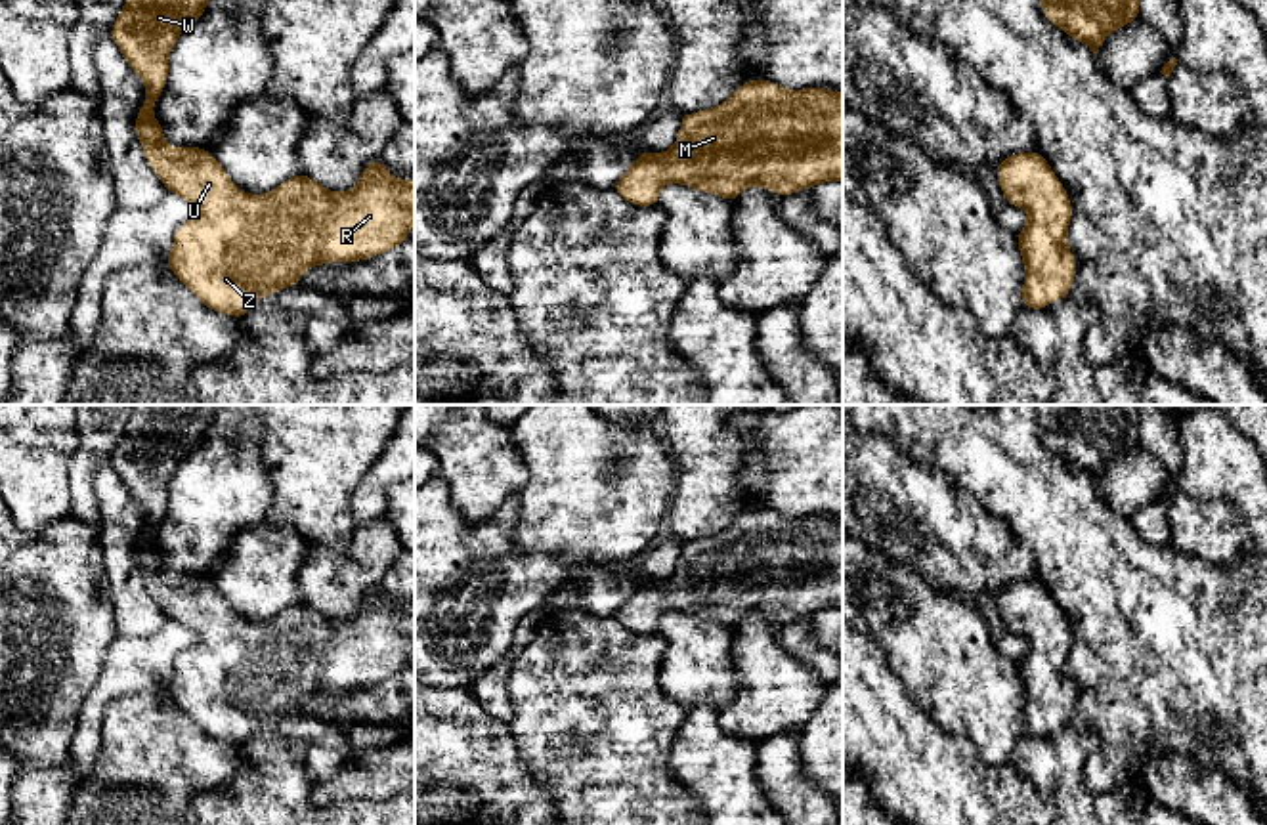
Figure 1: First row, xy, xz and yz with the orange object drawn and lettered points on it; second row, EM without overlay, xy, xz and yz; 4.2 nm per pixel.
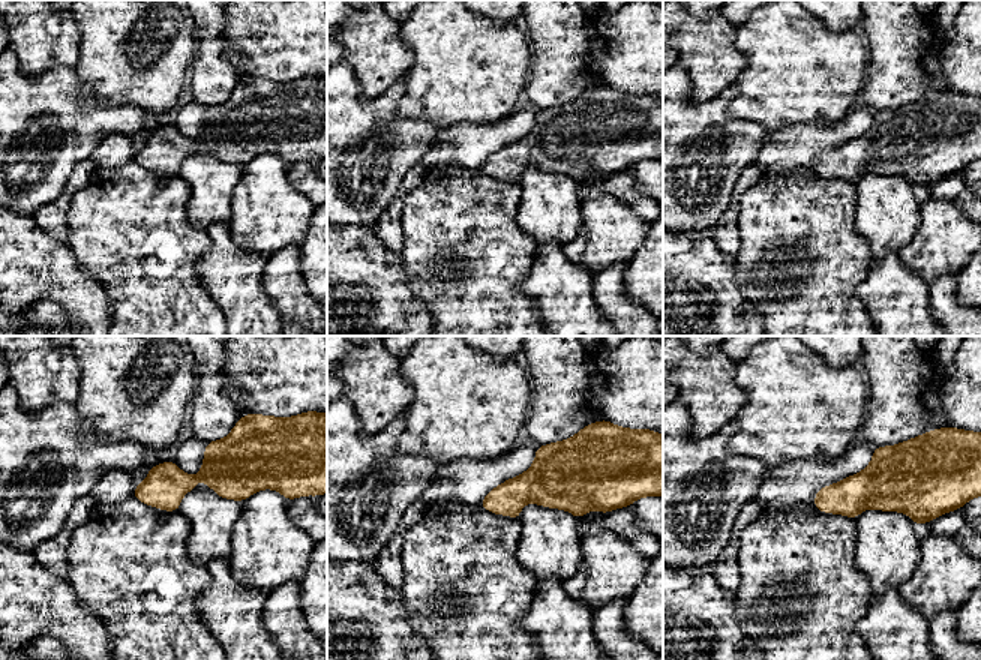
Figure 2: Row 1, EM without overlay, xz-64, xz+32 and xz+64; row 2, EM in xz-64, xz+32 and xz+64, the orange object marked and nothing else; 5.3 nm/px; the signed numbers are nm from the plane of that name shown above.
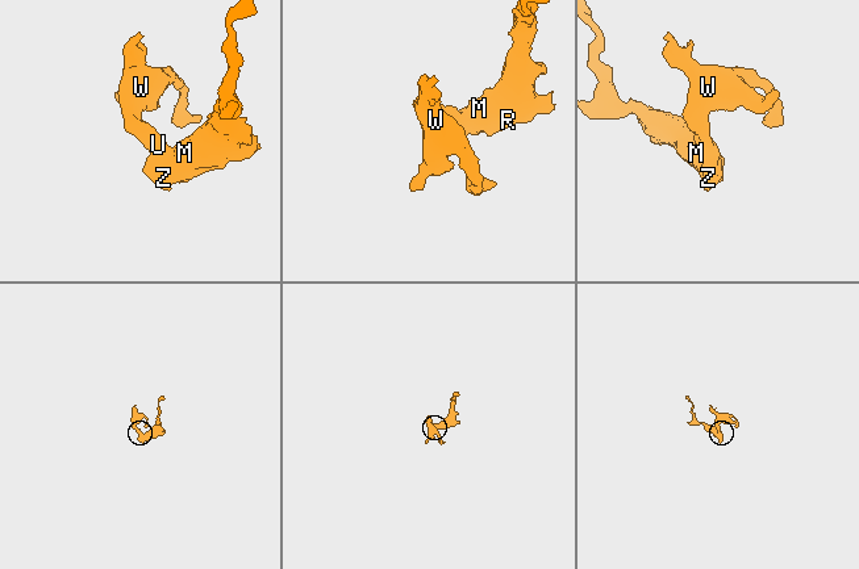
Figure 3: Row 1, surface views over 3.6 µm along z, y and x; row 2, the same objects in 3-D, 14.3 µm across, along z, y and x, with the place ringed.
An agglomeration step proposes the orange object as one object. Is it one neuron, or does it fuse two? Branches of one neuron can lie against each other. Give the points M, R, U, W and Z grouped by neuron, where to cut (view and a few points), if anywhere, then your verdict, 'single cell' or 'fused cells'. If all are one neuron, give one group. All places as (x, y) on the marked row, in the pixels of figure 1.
M R U W Z | no cut | single cell

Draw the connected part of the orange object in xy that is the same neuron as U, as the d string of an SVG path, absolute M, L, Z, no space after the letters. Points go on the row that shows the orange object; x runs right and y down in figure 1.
M126 0L109 38L128 65L145 82L145 101L136 115L136 134L145 160L164 183L199 208L197 216L174 233L166 265L212 311L239 319L248 315L250 300L294 286L306 269L329 262L354 264L373 258L407 241L415 223L415 183L396 180L380 159L371 160L359 181L346 193L331 193L306 174L298 174L264 195L239 191L210 151L201 147L172 149L162 126L153 116L155 99L168 76L168 55L176 38L206 11L208 0Z

